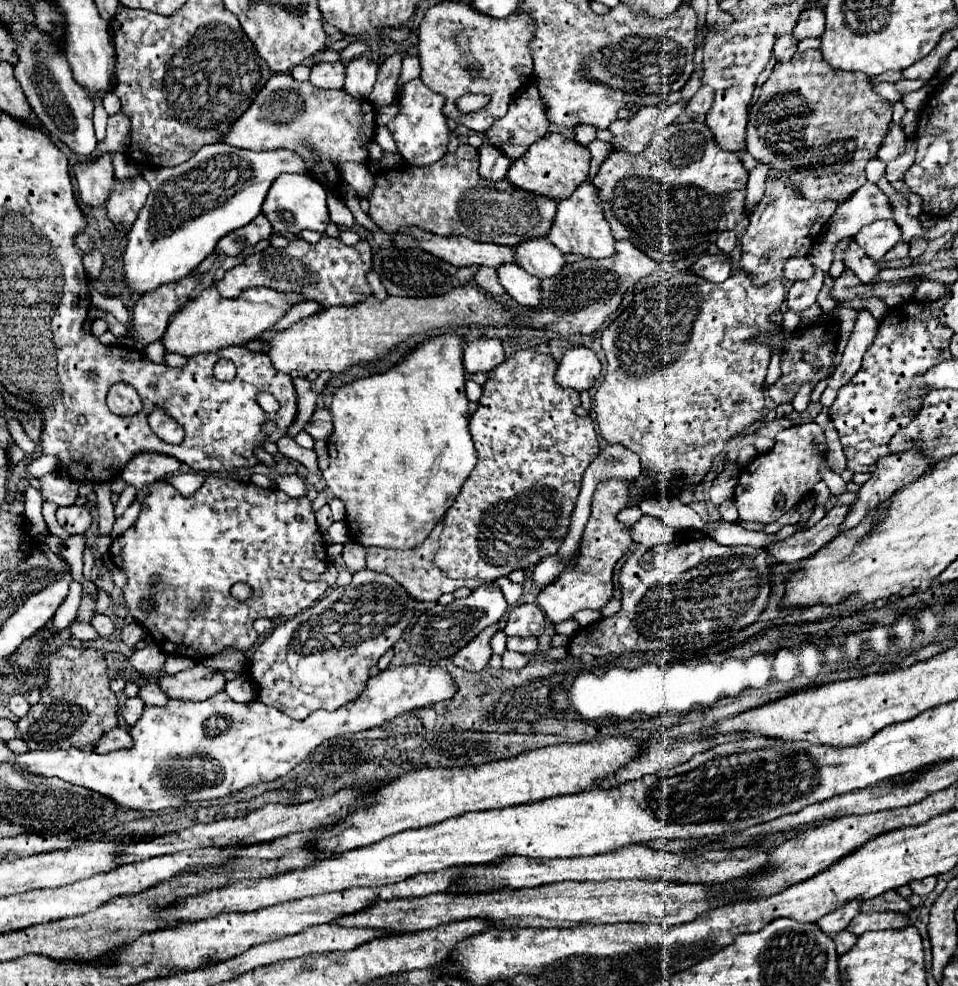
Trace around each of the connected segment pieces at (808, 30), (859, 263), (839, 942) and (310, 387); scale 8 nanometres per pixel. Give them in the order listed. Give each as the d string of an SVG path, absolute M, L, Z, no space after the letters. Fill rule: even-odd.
M809 7L801 13L799 23L795 25L793 37L795 39L807 39L807 37L821 37L825 31L825 15L819 7Z
M855 243L847 249L843 261L845 261L845 267L849 267L865 285L875 283L875 277L879 275L879 271L887 267L885 261L875 261L871 257L867 257L865 251Z
M841 931L841 933L835 935L833 939L835 939L835 945L837 945L837 953L839 953L839 955L847 953L847 951L853 947L853 943L857 941L857 937L855 937L853 933L849 933L849 931Z
M323 373L319 375L315 381L309 381L305 377L297 377L293 379L293 385L297 389L297 401L299 401L299 415L295 419L295 423L291 425L289 429L289 435L295 437L309 421L311 421L311 415L317 407L317 397L319 393L323 391L325 383L331 379L331 373Z

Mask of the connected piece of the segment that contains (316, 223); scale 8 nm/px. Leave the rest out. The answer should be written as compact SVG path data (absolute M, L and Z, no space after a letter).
M283 173L275 179L271 185L271 191L263 203L265 217L271 221L273 229L277 233L295 233L299 235L303 229L319 231L323 233L329 223L329 211L327 211L327 191L323 185L309 175L297 175L297 173Z

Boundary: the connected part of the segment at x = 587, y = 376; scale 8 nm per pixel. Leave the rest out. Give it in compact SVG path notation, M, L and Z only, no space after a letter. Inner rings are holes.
M573 347L569 349L557 369L557 383L577 391L589 389L601 377L603 365L593 349Z

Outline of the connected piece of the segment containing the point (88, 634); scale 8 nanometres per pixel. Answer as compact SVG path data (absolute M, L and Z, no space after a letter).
M75 619L75 621L71 621L69 629L71 629L71 635L73 635L73 637L83 639L83 641L89 641L89 639L97 639L97 637L99 637L97 631L95 631L95 629L91 627L91 623L87 623L87 621Z

